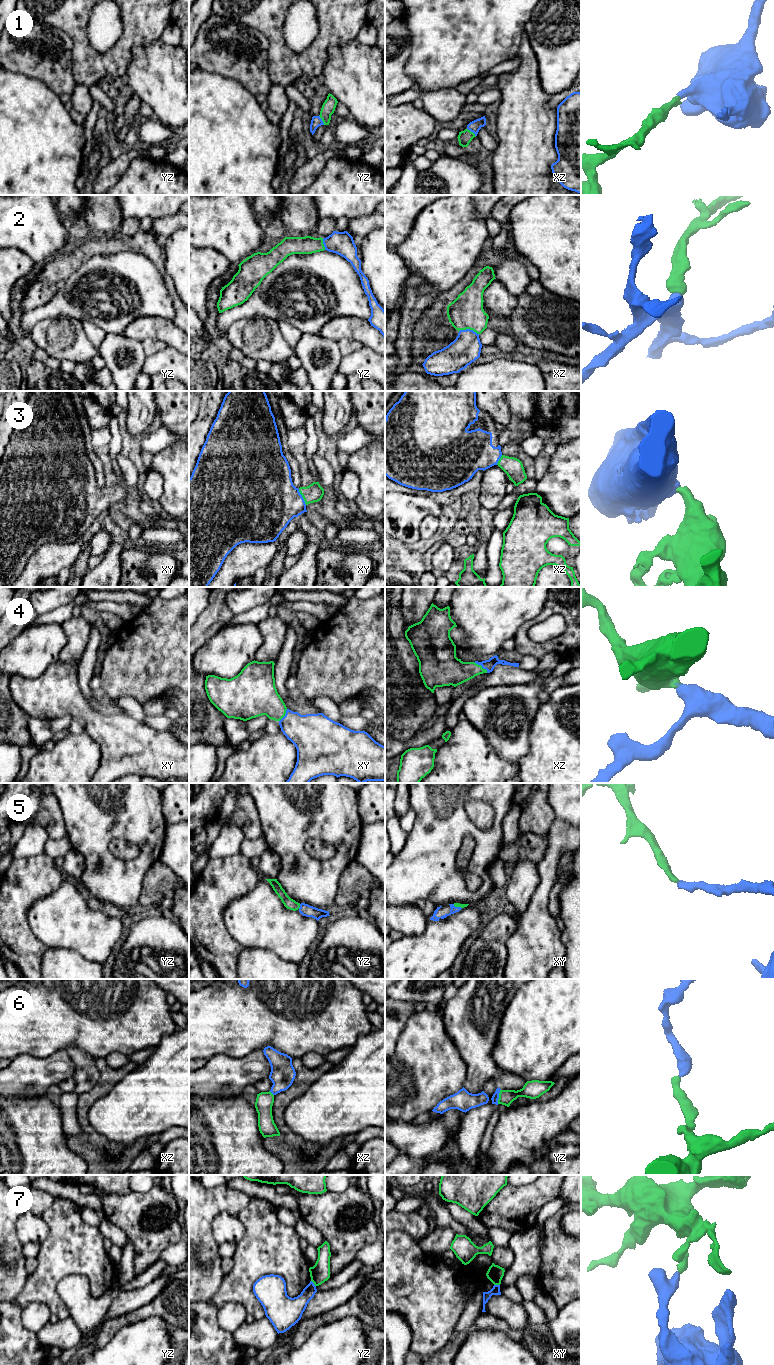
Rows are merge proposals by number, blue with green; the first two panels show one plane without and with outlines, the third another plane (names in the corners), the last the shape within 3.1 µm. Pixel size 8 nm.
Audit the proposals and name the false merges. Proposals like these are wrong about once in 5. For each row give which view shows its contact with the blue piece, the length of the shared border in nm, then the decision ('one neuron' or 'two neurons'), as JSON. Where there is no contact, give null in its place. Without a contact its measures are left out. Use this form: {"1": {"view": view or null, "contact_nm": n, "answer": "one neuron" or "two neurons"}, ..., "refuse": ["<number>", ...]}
{"1": {"view": "xz", "contact_nm": 100, "answer": "one neuron"}, "2": {"view": "xz", "contact_nm": 160, "answer": "one neuron"}, "3": {"view": "xy", "contact_nm": 140, "answer": "one neuron"}, "4": {"view": "xz", "contact_nm": 140, "answer": "one neuron"}, "5": {"view": "yz", "contact_nm": 40, "answer": "one neuron"}, "6": {"view": "yz", "contact_nm": 120, "answer": "two neurons"}, "7": {"view": "yz", "contact_nm": 70, "answer": "two neurons"}, "refuse": ["6", "7"]}

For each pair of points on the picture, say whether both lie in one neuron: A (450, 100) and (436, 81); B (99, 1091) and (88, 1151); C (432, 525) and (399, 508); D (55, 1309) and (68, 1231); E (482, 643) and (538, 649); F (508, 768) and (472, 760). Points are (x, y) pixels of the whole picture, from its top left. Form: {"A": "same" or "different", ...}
{"A": "different", "B": "same", "C": "different", "D": "same", "E": "different", "F": "same"}

